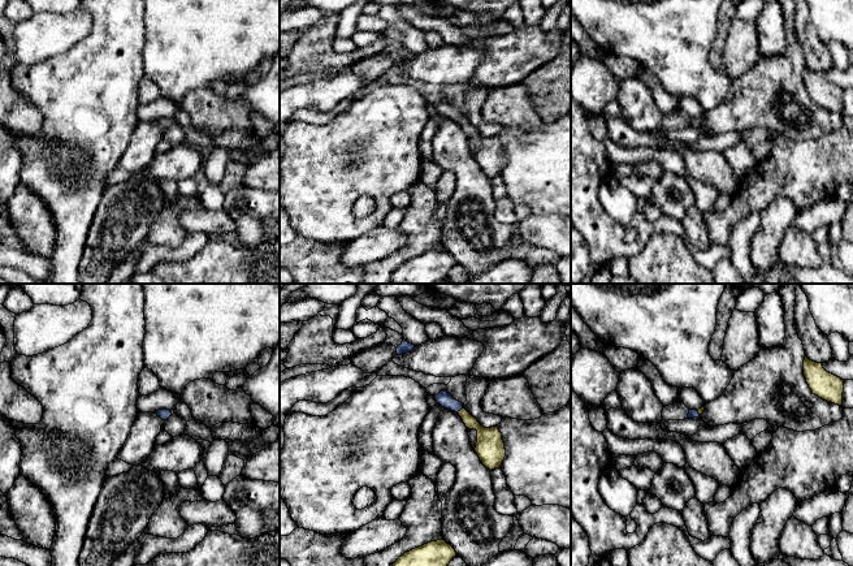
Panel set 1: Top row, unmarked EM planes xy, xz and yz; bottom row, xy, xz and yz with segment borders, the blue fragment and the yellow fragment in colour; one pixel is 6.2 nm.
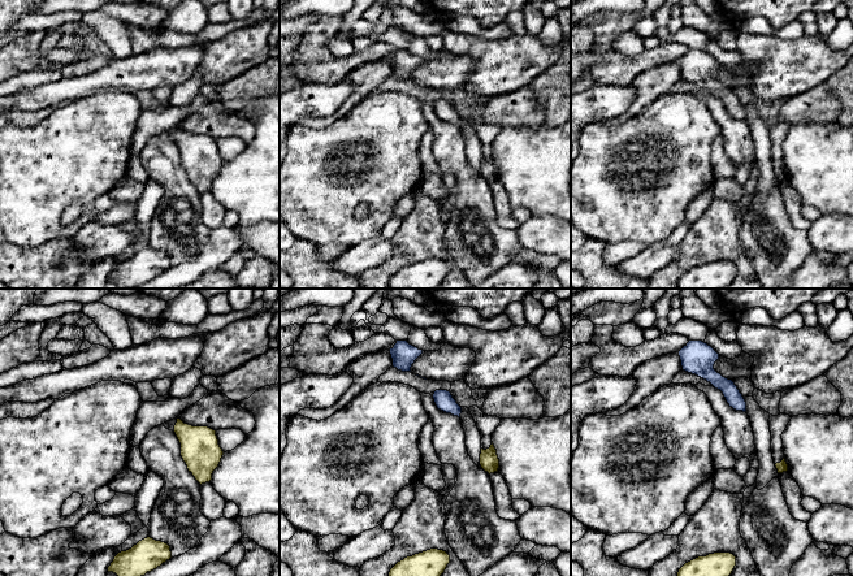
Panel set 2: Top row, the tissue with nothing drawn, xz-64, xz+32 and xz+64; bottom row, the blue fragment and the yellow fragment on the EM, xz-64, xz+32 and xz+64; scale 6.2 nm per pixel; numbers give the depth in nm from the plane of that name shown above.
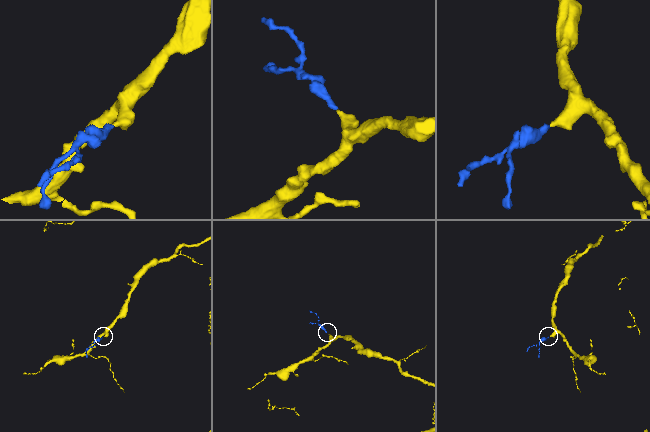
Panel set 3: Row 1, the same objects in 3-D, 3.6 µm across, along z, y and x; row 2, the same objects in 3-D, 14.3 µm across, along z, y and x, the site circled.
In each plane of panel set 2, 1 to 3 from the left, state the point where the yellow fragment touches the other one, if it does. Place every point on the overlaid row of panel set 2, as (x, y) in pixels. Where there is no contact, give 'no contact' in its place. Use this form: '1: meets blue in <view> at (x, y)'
1: no contact
2: no contact
3: no contact

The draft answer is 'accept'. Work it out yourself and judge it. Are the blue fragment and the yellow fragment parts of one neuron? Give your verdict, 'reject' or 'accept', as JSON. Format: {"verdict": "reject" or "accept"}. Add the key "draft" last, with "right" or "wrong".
{"verdict": "accept", "draft": "right"}

